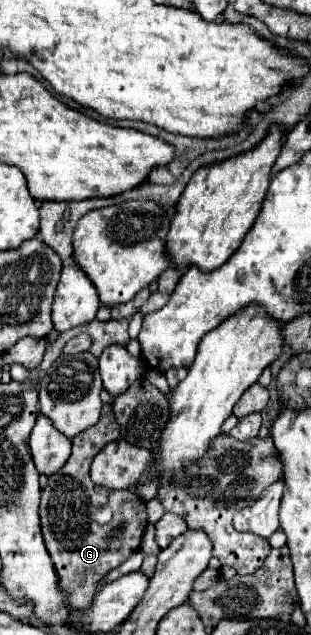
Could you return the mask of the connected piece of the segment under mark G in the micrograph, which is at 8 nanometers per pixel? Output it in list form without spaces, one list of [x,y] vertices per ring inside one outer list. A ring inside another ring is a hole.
[[[109,408],[109,414],[103,412],[103,416],[99,418],[99,422],[95,426],[91,426],[89,430],[77,434],[77,438],[73,438],[73,452],[69,456],[69,460],[65,462],[65,466],[51,474],[49,476],[49,482],[47,486],[43,488],[41,492],[41,508],[39,508],[39,516],[41,516],[41,530],[43,530],[43,540],[45,540],[45,546],[47,546],[47,552],[51,554],[53,558],[53,564],[57,568],[57,574],[61,578],[61,584],[65,584],[65,592],[69,594],[69,602],[73,608],[77,608],[79,612],[85,612],[91,602],[93,602],[93,590],[97,586],[97,582],[113,568],[117,568],[119,564],[123,564],[131,552],[135,552],[141,544],[141,536],[145,532],[145,526],[147,526],[147,512],[145,512],[145,504],[143,502],[137,502],[135,494],[133,492],[115,492],[115,490],[107,490],[107,488],[101,488],[97,484],[91,482],[89,478],[89,466],[95,458],[95,454],[111,440],[117,440],[119,438],[119,424]],[[109,506],[113,510],[113,520],[107,522],[107,524],[101,524],[97,522],[97,512],[101,508]],[[117,524],[123,524],[123,534],[117,538],[117,540],[105,540],[109,536],[109,532],[117,526]]]

